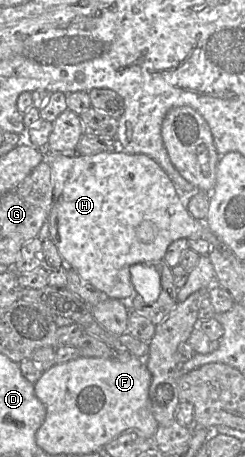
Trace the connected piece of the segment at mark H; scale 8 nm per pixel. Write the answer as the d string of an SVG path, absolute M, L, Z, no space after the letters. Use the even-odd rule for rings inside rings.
M121 149L74 156L44 151L53 180L53 202L48 217L50 239L64 263L109 298L133 299L137 293L131 283L130 266L137 263L157 264L164 259L168 246L177 239L205 236L208 227L191 216L174 182L151 157L127 153ZM143 221L153 223L155 238L149 243L143 243L137 238L137 228Z

